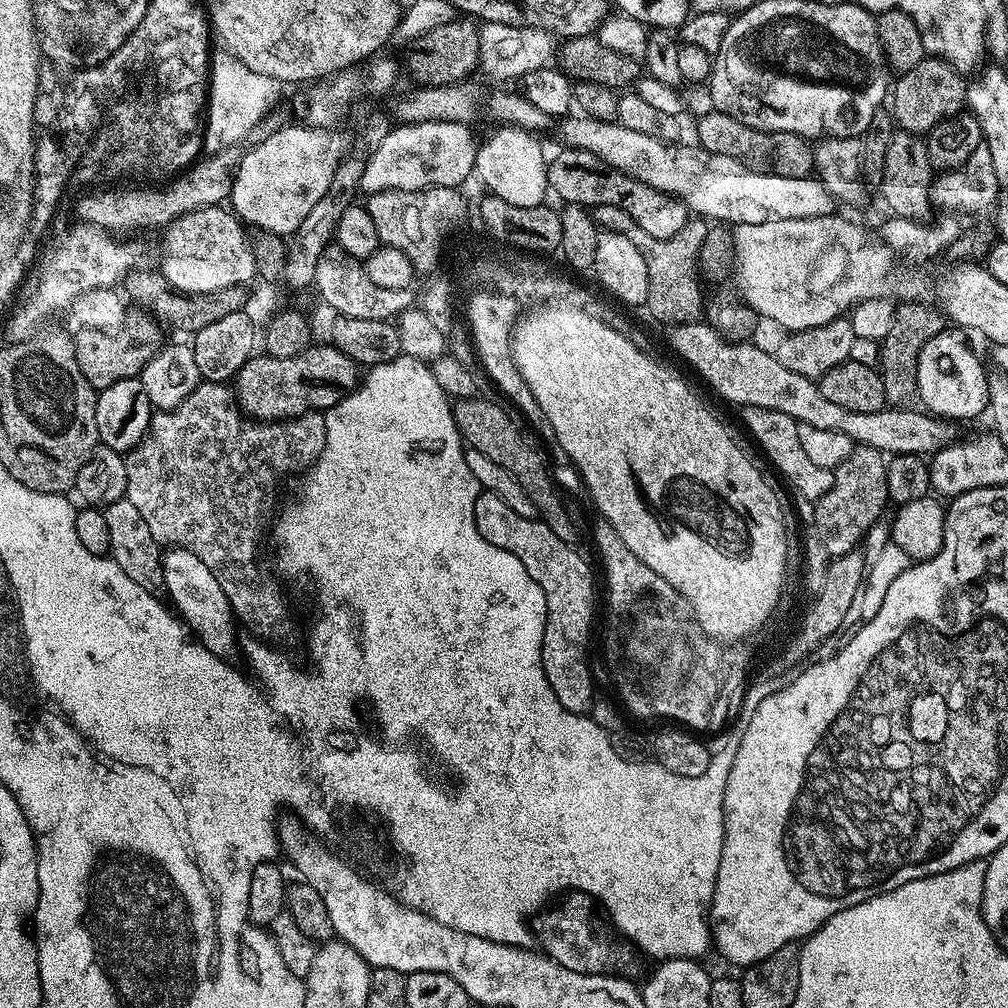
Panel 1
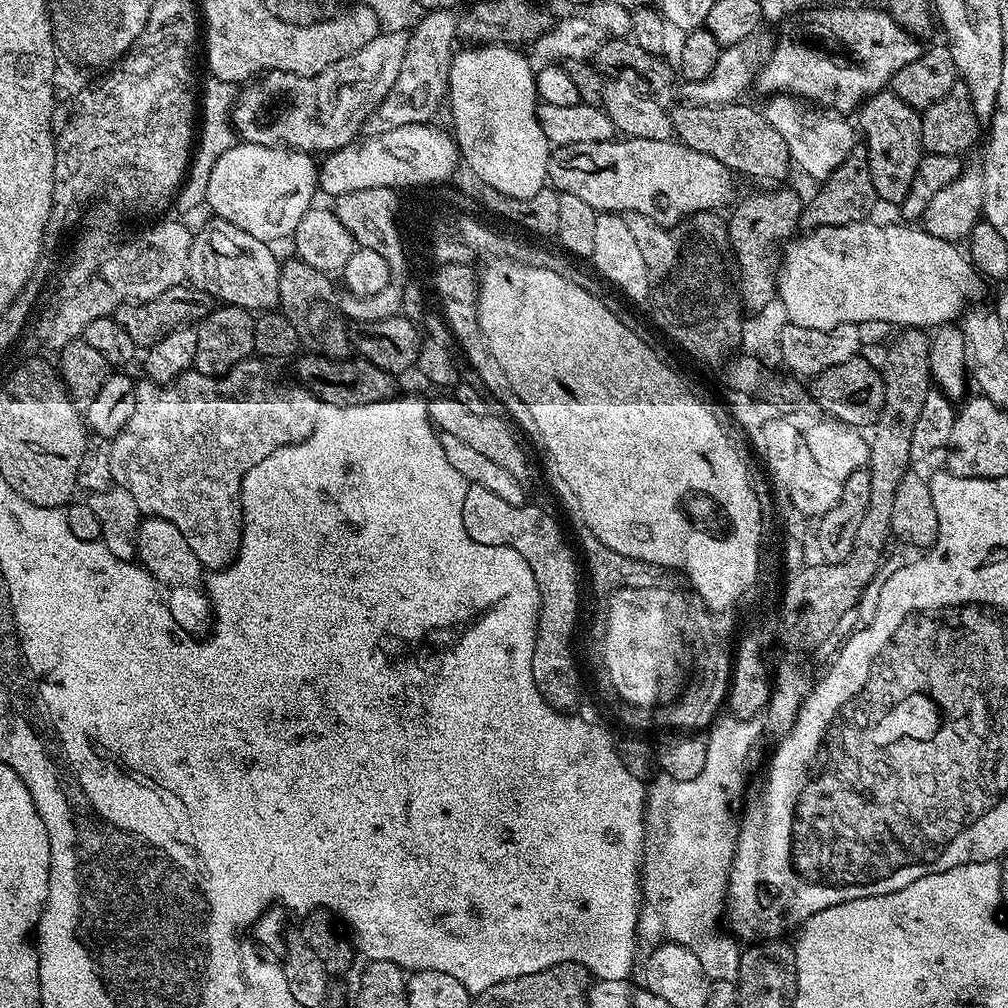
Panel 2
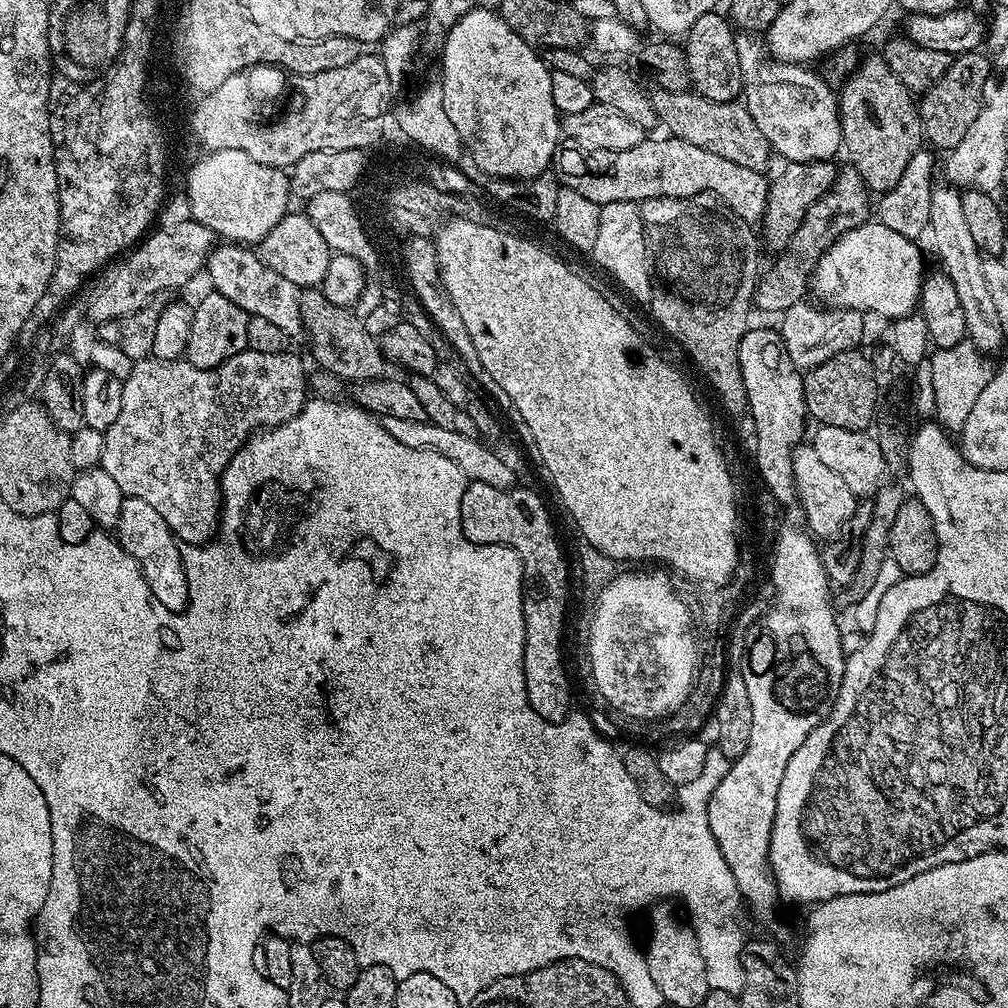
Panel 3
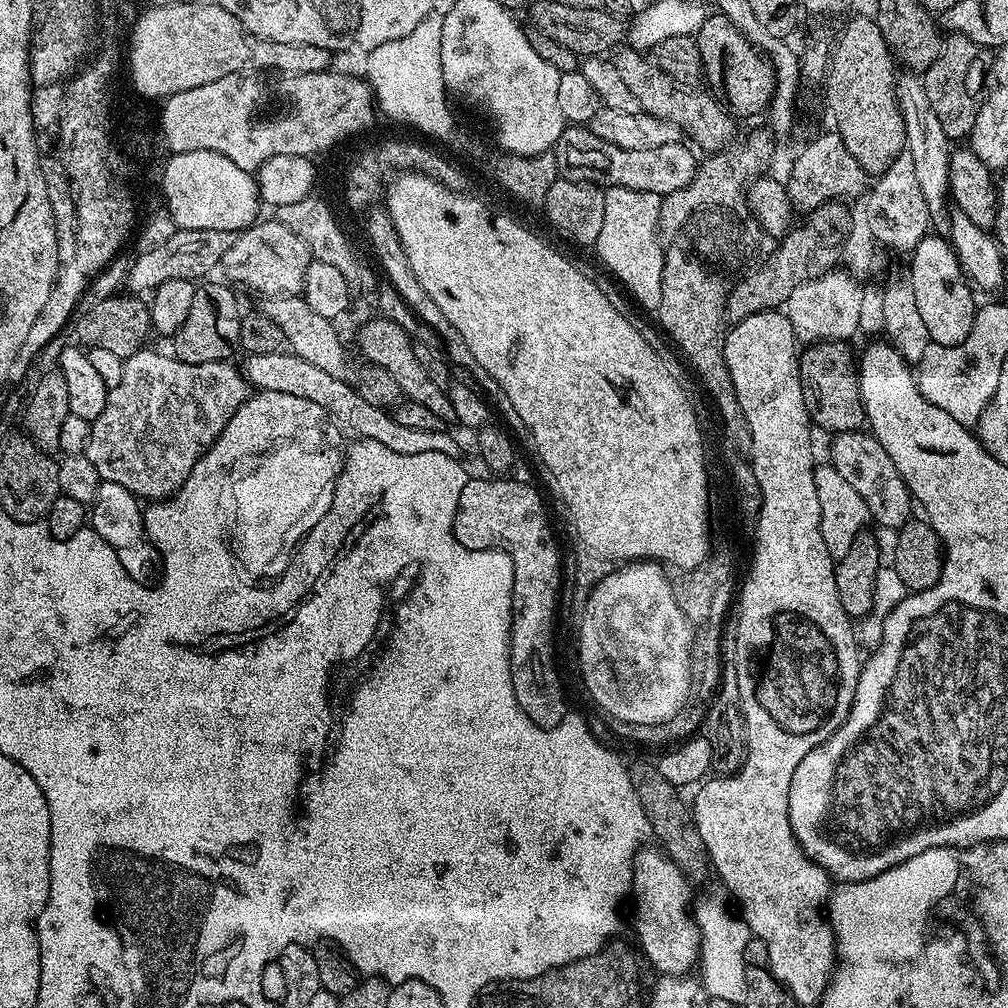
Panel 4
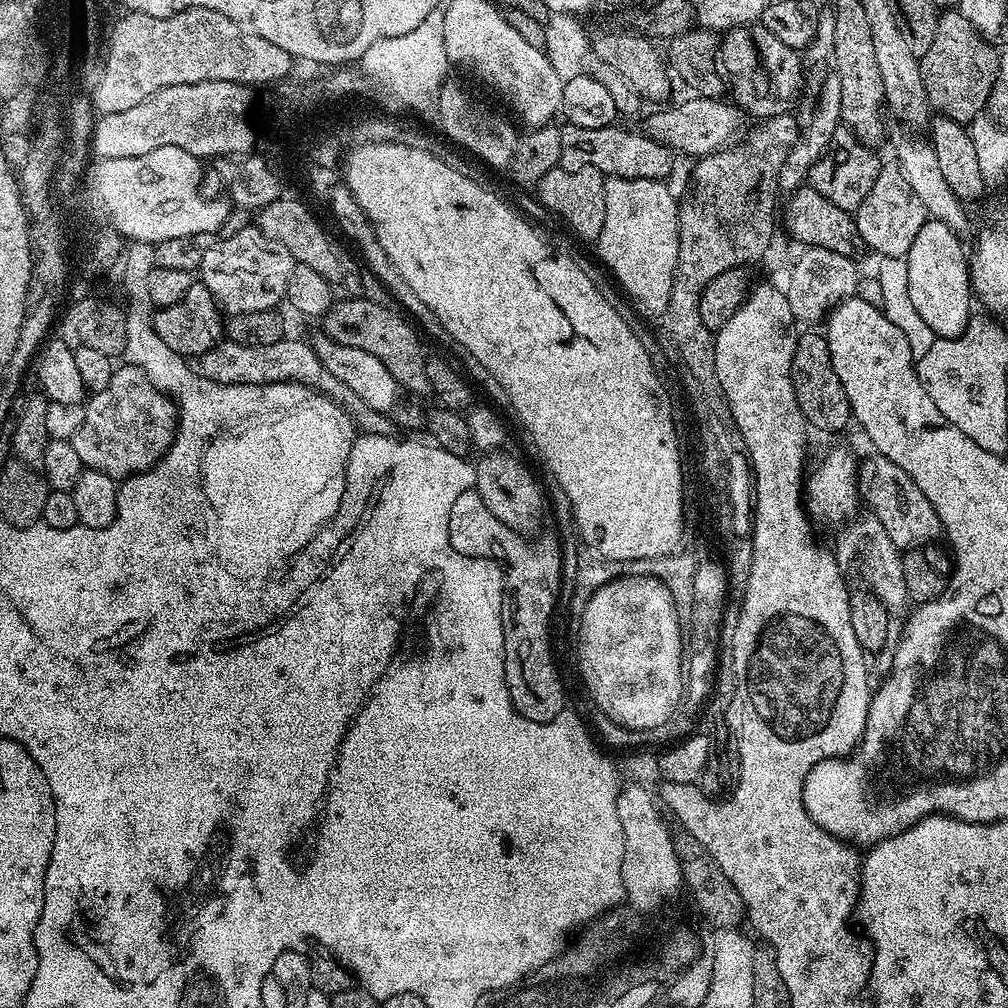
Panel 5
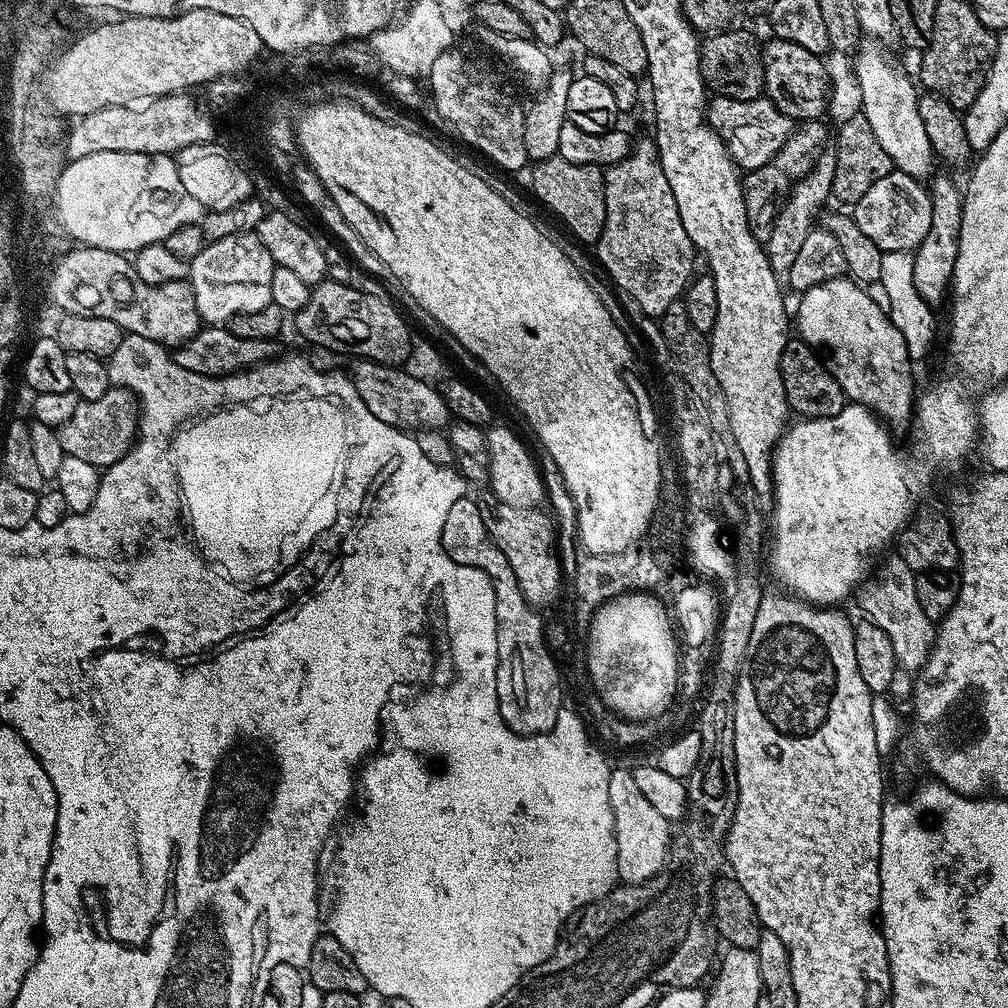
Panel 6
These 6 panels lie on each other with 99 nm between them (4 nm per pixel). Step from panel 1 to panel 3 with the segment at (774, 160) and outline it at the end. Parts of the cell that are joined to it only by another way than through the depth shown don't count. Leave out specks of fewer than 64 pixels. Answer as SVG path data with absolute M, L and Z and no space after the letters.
M656 88L651 97L657 121L665 124L675 139L690 142L690 146L699 146L702 150L710 150L710 154L738 162L738 166L750 166L750 170L764 172L767 169L768 156L773 155L772 148L766 142L766 134L758 130L743 103L710 102L710 98L702 98L695 90L671 92Z

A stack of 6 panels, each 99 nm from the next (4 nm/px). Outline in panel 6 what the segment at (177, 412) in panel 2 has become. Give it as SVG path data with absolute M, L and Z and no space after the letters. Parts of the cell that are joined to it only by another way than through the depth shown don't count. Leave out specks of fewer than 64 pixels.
M119 386L109 387L108 393L97 400L85 400L74 410L70 422L58 430L65 456L82 458L90 466L106 469L118 462L136 443L138 435L138 401L131 391Z

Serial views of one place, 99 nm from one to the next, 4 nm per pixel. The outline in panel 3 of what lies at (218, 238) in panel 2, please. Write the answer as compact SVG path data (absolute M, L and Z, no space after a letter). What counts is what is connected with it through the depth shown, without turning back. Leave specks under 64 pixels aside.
M235 242L217 243L208 255L206 276L212 279L211 287L214 291L230 298L234 306L238 306L249 316L274 322L274 326L278 326L285 337L292 338L304 332L304 323L300 317L301 289L294 282L282 278L270 266L266 266L251 247Z

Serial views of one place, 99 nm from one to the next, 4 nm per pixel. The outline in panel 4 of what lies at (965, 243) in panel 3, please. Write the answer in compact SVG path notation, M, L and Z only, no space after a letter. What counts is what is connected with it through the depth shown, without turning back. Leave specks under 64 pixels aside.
M897 75L896 97L900 103L900 113L906 132L904 147L914 162L914 175L918 177L918 187L922 189L922 198L926 198L928 215L933 221L947 221L950 215L950 197L948 195L950 141L946 130L942 130L942 122L938 122L938 114L934 114L930 106L930 98L926 98L924 81L919 75Z

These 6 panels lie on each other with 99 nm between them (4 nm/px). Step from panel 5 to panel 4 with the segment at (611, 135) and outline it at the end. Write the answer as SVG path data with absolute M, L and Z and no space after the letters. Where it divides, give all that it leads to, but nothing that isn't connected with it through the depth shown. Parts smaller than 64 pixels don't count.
M586 126L565 127L554 151L556 171L565 180L594 184L603 189L629 188L653 192L661 198L674 190L682 190L682 186L692 181L698 167L697 153L687 143L667 144L654 150L622 150L610 142L602 142Z

